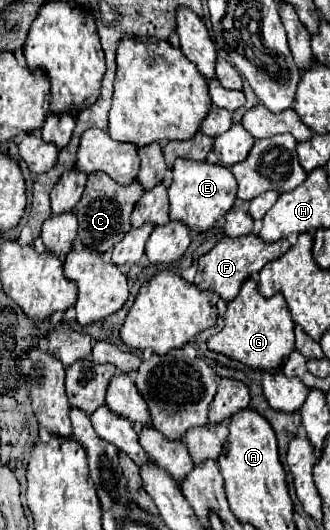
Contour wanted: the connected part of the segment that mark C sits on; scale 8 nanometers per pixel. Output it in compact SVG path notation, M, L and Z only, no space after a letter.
M91 174L87 178L87 186L83 192L81 202L77 204L75 216L79 220L79 234L77 234L77 246L95 250L99 254L107 254L113 250L117 242L125 238L125 234L131 230L129 216L135 208L135 202L143 196L141 184L135 180L129 186L119 186L115 180L111 180L107 174Z

